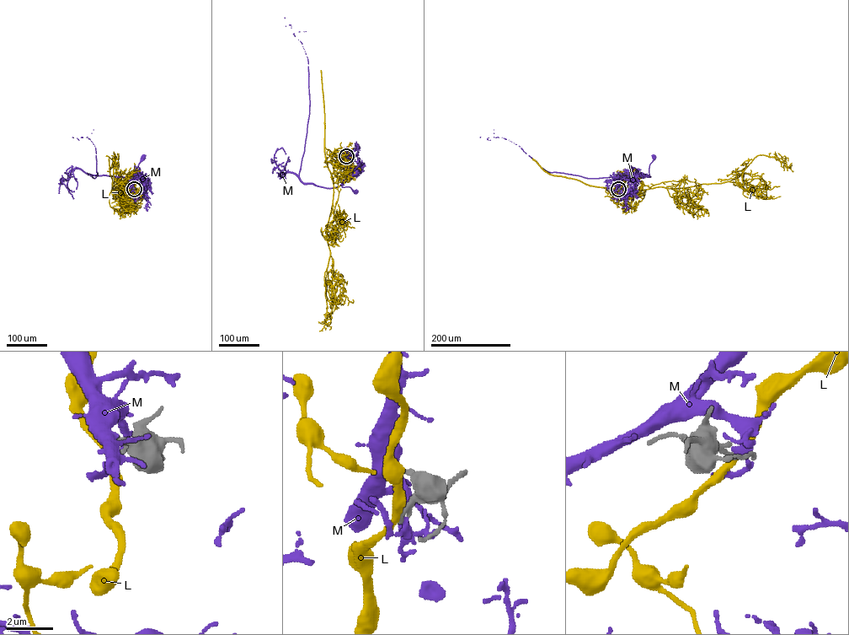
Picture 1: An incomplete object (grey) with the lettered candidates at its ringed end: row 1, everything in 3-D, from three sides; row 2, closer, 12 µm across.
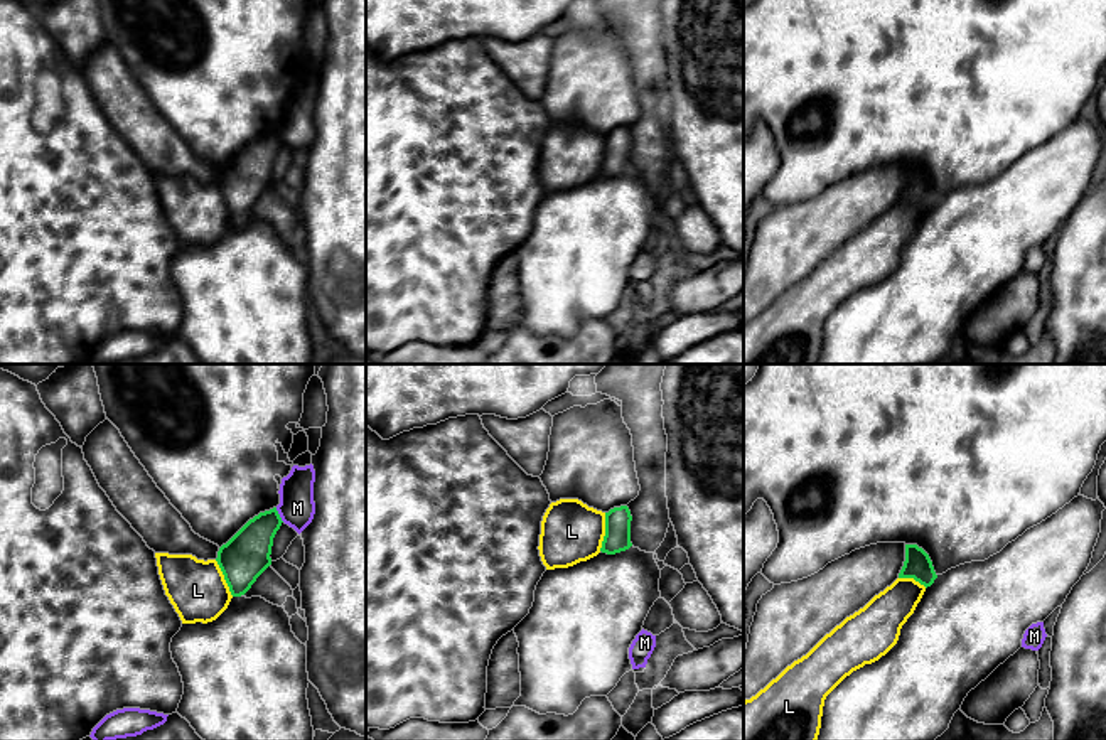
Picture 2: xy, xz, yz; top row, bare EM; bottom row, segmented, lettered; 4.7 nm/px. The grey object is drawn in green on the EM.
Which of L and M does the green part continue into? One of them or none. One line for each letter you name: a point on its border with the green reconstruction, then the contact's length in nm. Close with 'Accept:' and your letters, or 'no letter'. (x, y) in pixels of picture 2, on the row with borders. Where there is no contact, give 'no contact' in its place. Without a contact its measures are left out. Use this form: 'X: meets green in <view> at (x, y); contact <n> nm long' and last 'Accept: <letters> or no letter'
Accept: no letter

